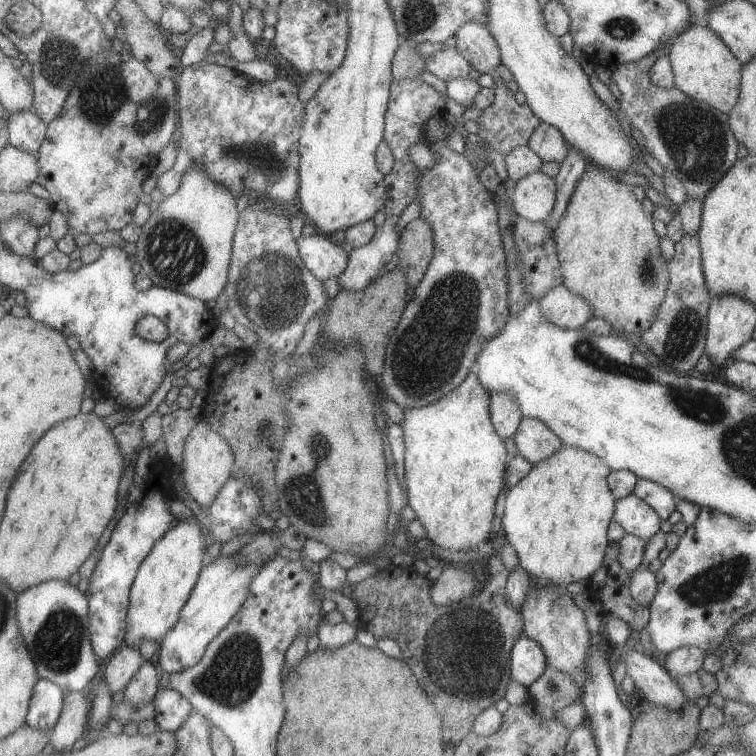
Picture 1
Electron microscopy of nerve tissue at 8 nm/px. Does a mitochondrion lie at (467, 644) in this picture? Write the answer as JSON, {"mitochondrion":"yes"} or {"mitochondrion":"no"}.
{"mitochondrion":"yes"}

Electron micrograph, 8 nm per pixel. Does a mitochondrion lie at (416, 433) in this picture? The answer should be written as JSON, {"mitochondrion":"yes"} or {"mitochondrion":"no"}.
{"mitochondrion":"no"}

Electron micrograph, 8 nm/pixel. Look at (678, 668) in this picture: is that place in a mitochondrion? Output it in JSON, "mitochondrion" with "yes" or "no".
{"mitochondrion":"no"}

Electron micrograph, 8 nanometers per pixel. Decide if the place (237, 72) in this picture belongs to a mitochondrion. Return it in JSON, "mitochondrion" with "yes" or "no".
{"mitochondrion":"no"}

